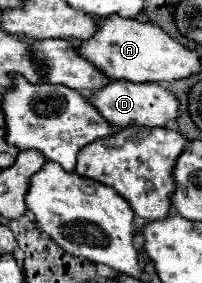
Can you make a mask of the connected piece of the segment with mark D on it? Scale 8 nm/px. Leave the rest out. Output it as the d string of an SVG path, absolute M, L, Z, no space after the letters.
M112 80L112 84L108 84L106 88L92 92L90 102L98 110L102 110L102 116L116 128L126 128L126 126L164 128L168 122L176 122L180 116L178 98L162 84L130 84L126 80Z

